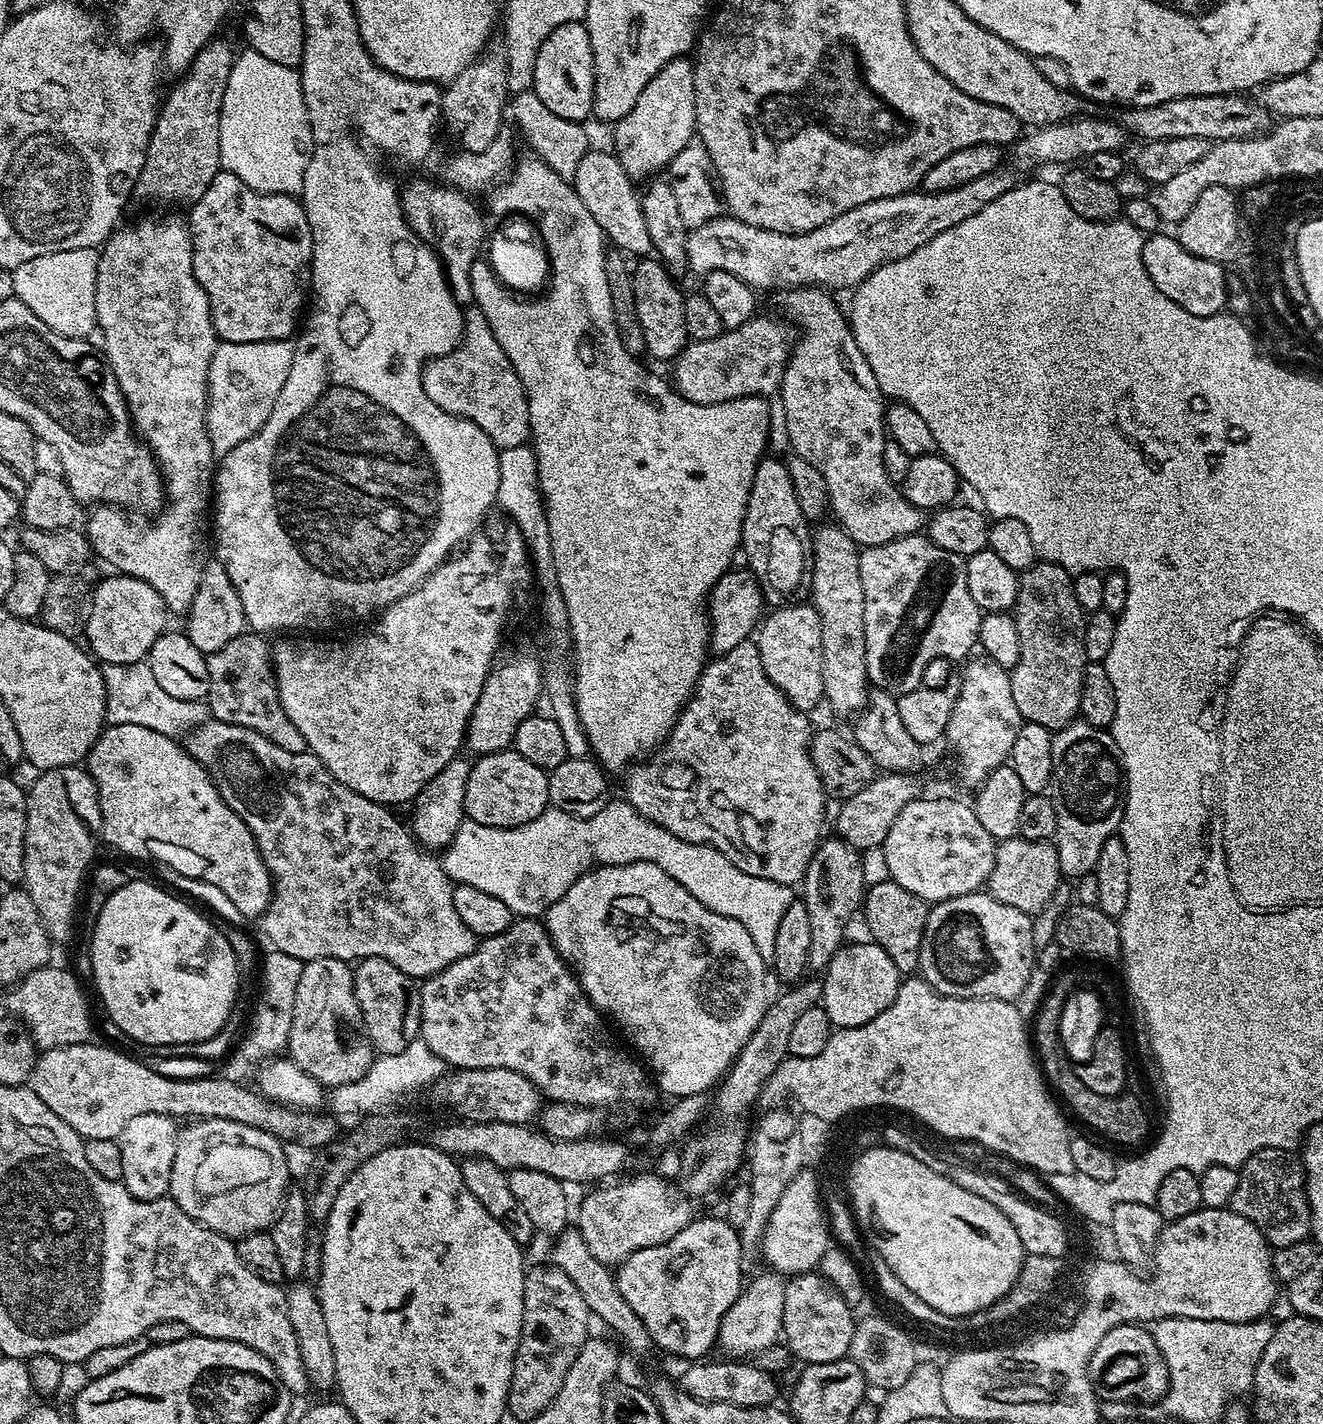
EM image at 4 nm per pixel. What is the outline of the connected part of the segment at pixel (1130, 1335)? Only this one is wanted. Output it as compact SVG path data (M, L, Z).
M1139 1323L1119 1324L1098 1342L1094 1354L1090 1354L1088 1377L1092 1388L1101 1401L1141 1400L1148 1404L1151 1400L1163 1401L1168 1394L1168 1371L1162 1354L1154 1342L1151 1331Z

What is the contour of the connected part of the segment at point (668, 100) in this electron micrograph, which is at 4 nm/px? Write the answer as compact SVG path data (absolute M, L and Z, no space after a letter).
M688 58L671 60L661 72L650 78L646 90L638 94L638 102L634 102L630 114L615 121L614 155L628 176L652 178L663 173L674 154L678 154L678 150L682 150L694 138L696 107L692 65L693 61Z

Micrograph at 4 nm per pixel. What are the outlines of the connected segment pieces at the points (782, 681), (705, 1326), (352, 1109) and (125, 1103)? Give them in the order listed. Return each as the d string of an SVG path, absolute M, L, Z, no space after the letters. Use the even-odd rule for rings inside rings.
M796 602L785 603L772 610L772 613L767 613L766 619L759 625L754 642L762 658L762 670L766 670L770 682L774 682L778 690L782 690L782 694L794 708L808 714L811 713L811 708L818 707L824 700L822 626L811 603L792 603Z
M717 1216L693 1219L691 1224L687 1224L665 1244L650 1246L627 1256L620 1261L614 1272L616 1289L622 1294L622 1298L626 1298L630 1310L634 1310L634 1314L642 1320L642 1326L646 1326L653 1345L664 1352L685 1356L688 1362L707 1357L707 1352L717 1347L722 1318L726 1310L734 1306L746 1280L746 1269L742 1266L740 1233L728 1225L727 1219Z
M417 1038L414 1042L410 1042L410 1046L406 1046L406 1050L402 1050L402 1054L375 1057L370 1070L362 1078L334 1088L329 1095L328 1104L330 1108L332 1106L331 1113L337 1117L374 1114L387 1109L388 1100L396 1100L407 1092L418 1091L419 1088L427 1089L445 1075L445 1072L444 1061L433 1054L430 1046L426 1046L423 1039Z
M71 1044L65 1048L49 1048L39 1053L34 1073L34 1091L62 1122L66 1122L84 1140L116 1140L126 1130L126 1122L138 1118L138 1114L166 1114L173 1118L199 1118L202 1120L233 1120L258 1130L266 1130L271 1136L280 1137L281 1141L297 1140L311 1150L319 1150L336 1139L337 1121L331 1115L326 1116L316 1110L291 1108L288 1104L279 1104L268 1100L255 1087L247 1088L244 1084L235 1084L232 1080L223 1080L220 1076L208 1076L205 1080L179 1080L176 1076L163 1076L152 1068L147 1068L140 1060L127 1056L124 1050L115 1047L103 1048L100 1044Z

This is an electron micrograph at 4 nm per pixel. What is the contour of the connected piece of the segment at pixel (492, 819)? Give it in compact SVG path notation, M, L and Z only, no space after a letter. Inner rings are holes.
M505 750L481 756L473 763L464 799L467 819L491 828L521 828L534 822L548 807L548 773L534 762L526 762L522 754Z

